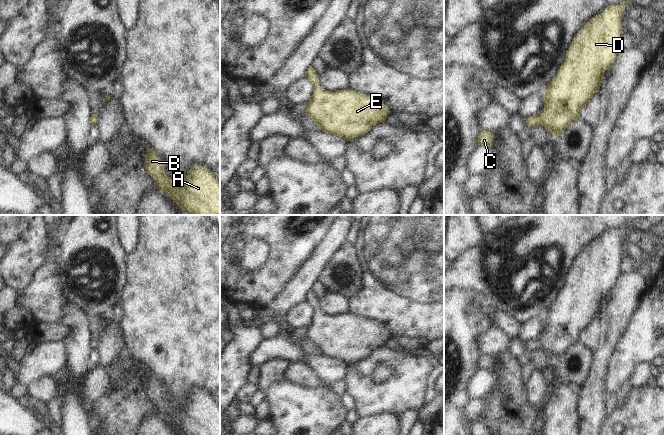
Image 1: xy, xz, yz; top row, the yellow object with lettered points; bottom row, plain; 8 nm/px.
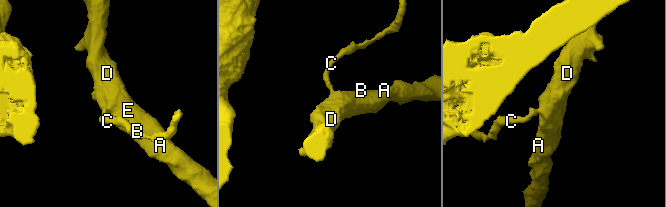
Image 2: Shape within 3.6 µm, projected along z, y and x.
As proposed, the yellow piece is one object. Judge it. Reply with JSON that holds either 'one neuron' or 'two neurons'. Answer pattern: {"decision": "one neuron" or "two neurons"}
{"decision": "one neuron"}

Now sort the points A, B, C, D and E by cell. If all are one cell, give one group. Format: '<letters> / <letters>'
A B C D E

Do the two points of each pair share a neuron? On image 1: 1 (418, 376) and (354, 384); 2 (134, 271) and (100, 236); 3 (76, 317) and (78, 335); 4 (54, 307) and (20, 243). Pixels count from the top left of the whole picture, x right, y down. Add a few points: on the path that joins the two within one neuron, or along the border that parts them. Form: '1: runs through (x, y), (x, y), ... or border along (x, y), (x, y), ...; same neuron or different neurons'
1: runs through (402, 389), (370, 389); same neuron
2: border along (127, 255), (125, 261), (126, 282), (124, 284); different neurons
3: runs through (77, 321), (78, 331); same neuron
4: border along (46, 249), (43, 263), (21, 289); different neurons

